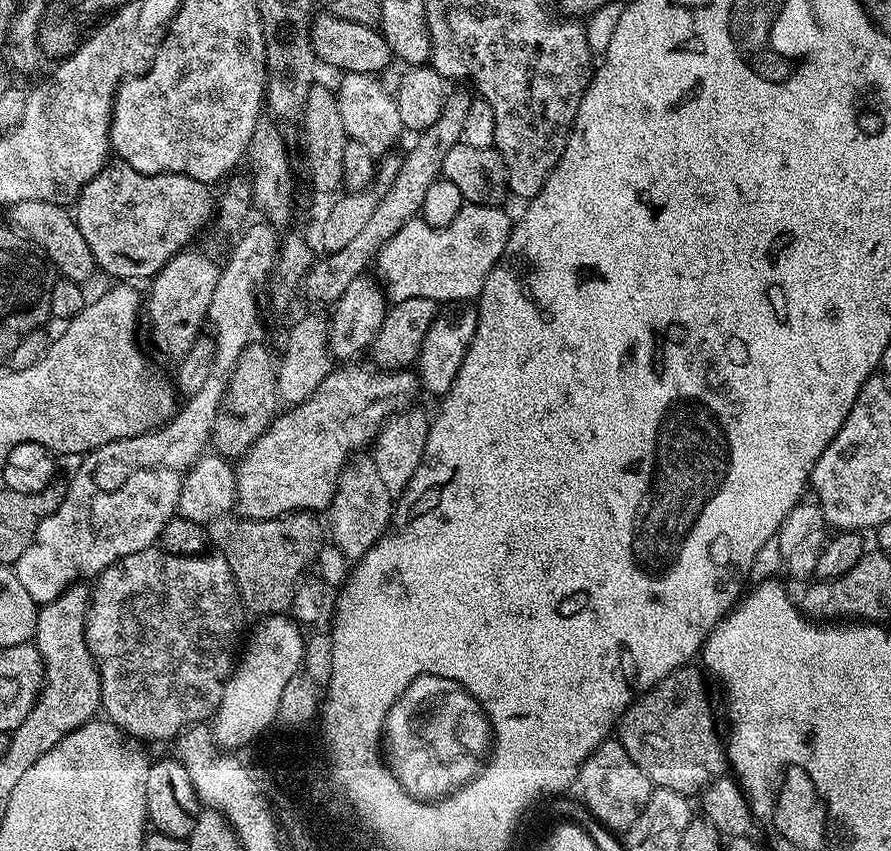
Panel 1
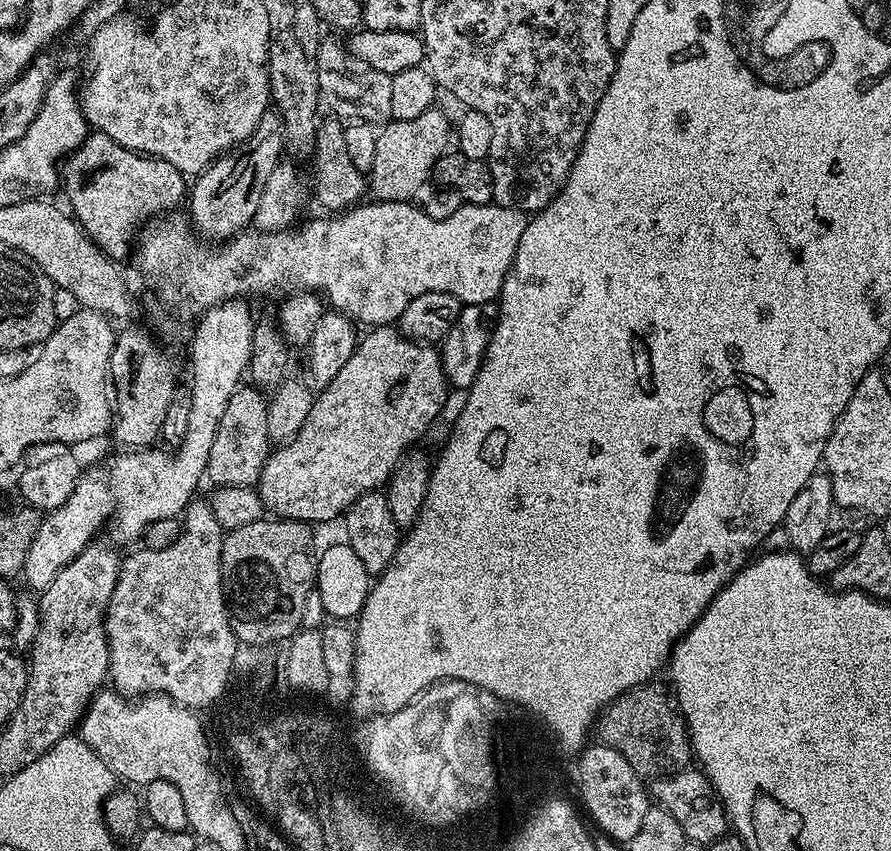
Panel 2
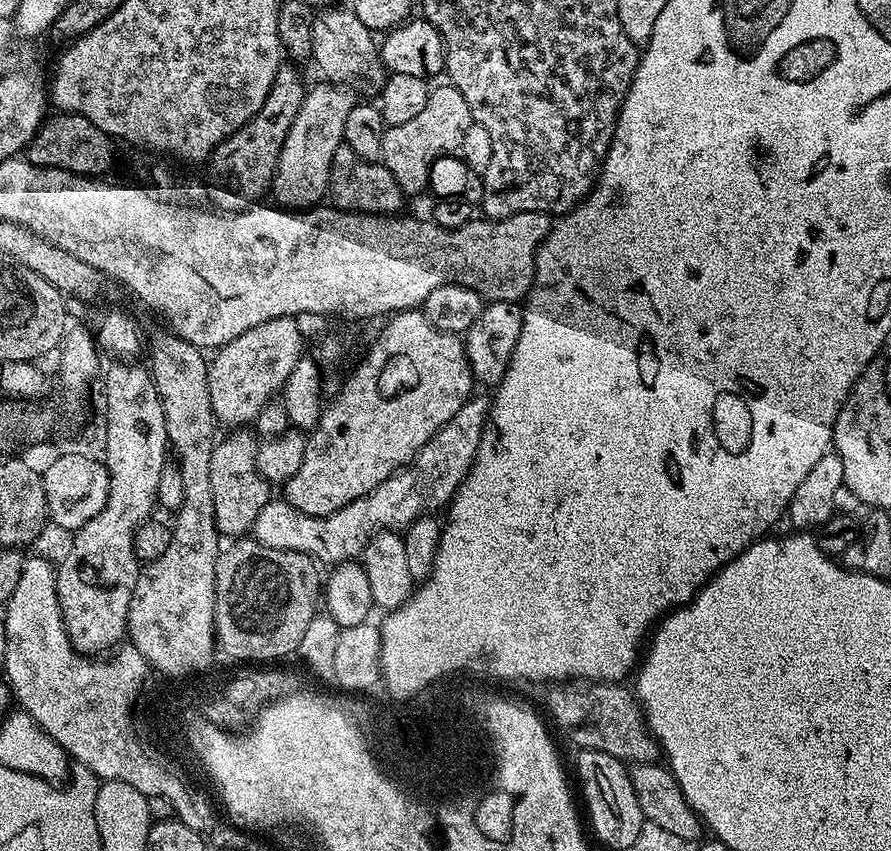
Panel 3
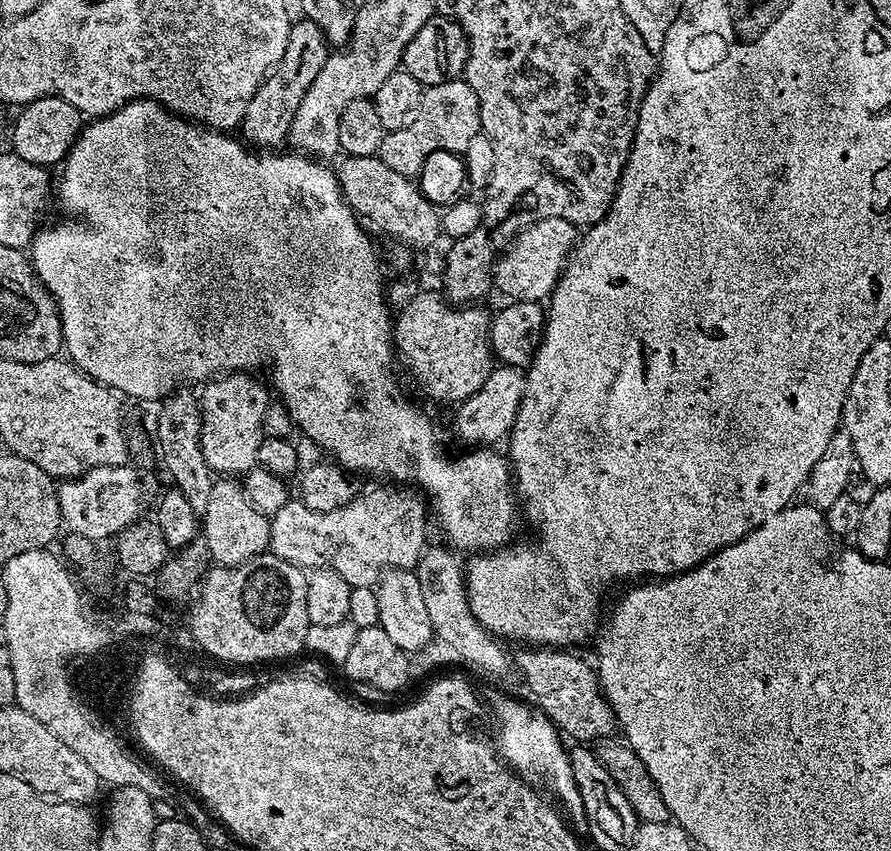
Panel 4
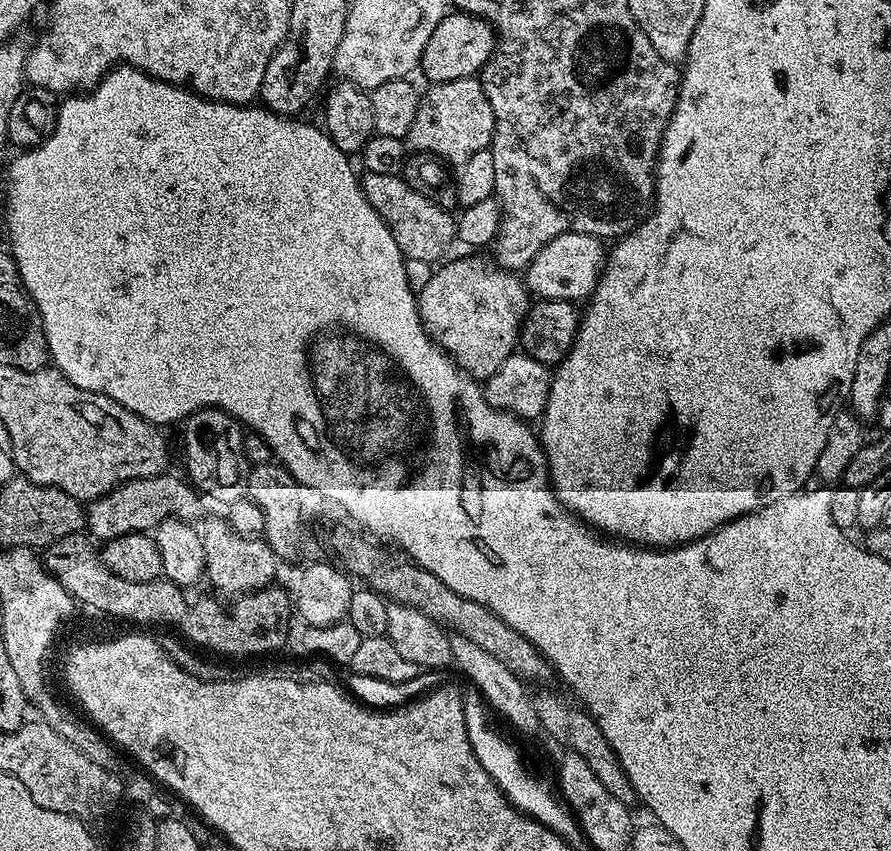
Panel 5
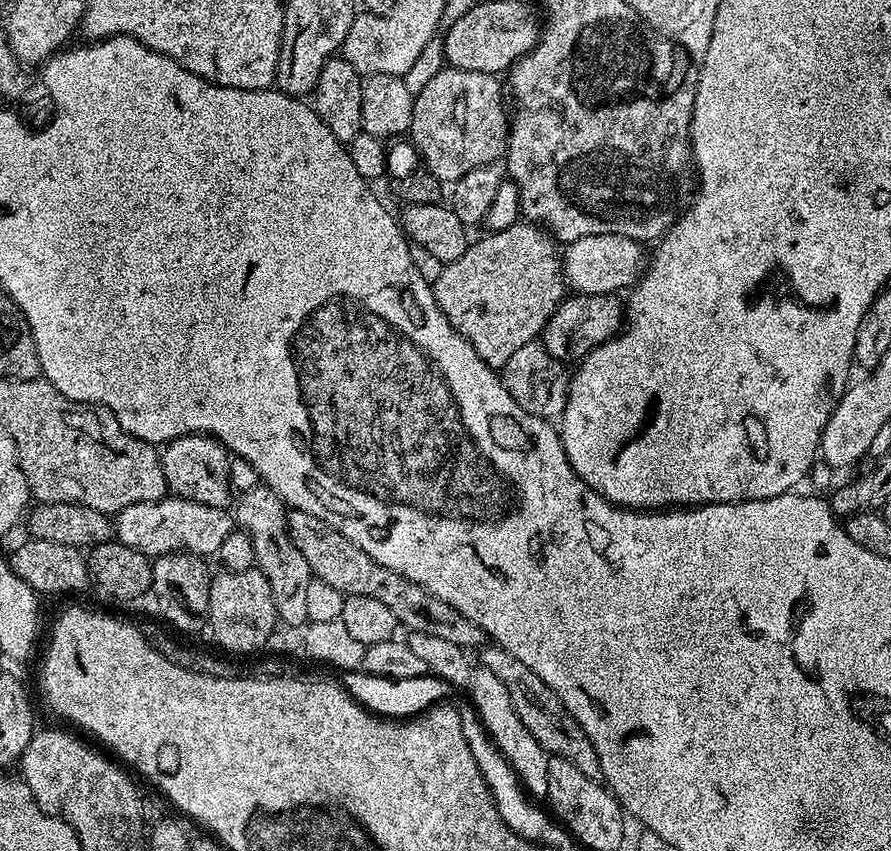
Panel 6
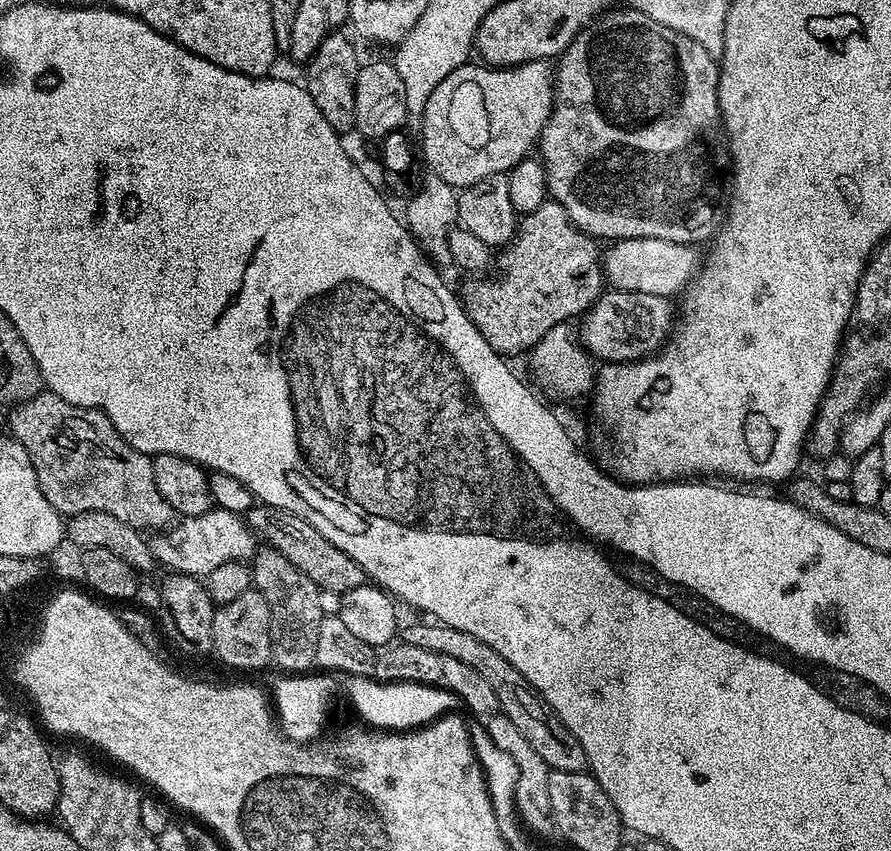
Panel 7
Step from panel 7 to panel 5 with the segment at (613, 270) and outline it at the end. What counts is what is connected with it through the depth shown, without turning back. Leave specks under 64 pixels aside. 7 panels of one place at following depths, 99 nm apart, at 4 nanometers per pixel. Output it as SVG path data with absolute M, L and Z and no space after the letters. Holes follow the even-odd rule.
M563 232L546 242L526 269L529 293L542 300L585 301L600 281L600 270L604 267L606 248L600 244L601 237L581 232Z

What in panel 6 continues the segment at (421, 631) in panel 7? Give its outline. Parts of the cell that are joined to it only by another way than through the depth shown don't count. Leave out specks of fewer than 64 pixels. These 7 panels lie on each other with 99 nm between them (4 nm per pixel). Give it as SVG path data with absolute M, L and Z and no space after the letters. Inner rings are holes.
M488 646L479 656L482 667L491 670L504 683L510 694L510 702L514 702L514 710L518 710L518 718L522 718L522 726L526 726L526 730L530 730L530 734L538 738L548 755L564 756L574 762L574 766L578 766L578 770L582 770L586 778L603 781L602 766L590 738L584 733L582 726L578 726L576 719L564 709L558 694L554 694L554 690L550 690L550 686L546 686L546 682L542 682L542 678L534 674L534 670L530 670L530 666L522 666L522 662L518 662L518 658L514 658L514 654L510 654L505 648Z

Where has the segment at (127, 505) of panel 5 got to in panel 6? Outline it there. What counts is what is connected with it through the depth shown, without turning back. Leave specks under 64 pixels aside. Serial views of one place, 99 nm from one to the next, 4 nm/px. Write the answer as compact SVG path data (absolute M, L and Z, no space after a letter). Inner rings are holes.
M171 494L154 502L138 502L115 513L114 536L117 541L144 556L155 558L172 552L192 553L203 558L219 553L226 534L234 530L234 516L228 508L202 506Z

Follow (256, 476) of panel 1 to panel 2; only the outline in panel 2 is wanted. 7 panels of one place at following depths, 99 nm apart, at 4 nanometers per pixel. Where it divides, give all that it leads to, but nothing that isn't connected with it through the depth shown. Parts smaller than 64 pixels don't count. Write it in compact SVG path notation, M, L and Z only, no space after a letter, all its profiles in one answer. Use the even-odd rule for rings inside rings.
M376 326L365 332L334 382L319 389L302 430L288 443L279 445L264 463L258 495L273 517L303 520L309 526L343 517L358 497L387 485L404 453L419 445L416 443L427 434L432 420L439 418L448 400L450 385L440 353L431 343L409 340L396 326Z

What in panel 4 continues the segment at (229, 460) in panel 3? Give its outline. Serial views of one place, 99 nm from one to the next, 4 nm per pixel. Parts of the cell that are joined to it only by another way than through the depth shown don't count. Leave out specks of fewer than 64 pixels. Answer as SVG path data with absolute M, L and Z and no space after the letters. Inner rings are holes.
M220 478L213 483L210 499L206 501L206 510L202 514L202 539L213 565L232 568L268 551L270 520L254 510L243 487L235 479Z

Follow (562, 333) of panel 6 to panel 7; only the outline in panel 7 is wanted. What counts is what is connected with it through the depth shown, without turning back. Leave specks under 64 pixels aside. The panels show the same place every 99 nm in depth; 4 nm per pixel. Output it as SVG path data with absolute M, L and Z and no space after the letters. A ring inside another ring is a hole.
M604 290L598 299L583 313L579 321L578 340L589 356L609 364L626 364L629 360L640 360L651 355L661 347L662 341L669 333L674 322L674 310L668 306L669 297L658 294L638 294L637 292L618 292Z

